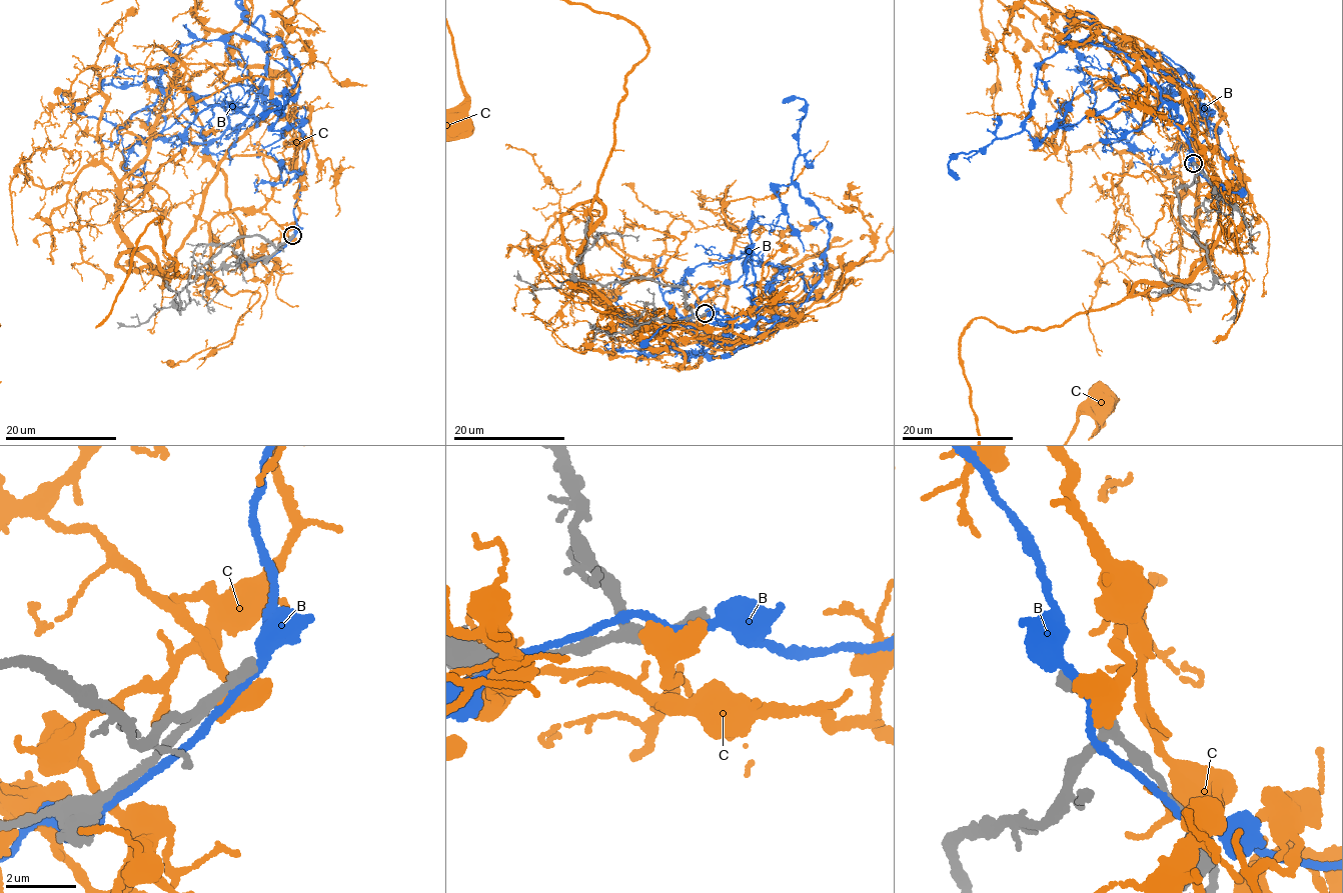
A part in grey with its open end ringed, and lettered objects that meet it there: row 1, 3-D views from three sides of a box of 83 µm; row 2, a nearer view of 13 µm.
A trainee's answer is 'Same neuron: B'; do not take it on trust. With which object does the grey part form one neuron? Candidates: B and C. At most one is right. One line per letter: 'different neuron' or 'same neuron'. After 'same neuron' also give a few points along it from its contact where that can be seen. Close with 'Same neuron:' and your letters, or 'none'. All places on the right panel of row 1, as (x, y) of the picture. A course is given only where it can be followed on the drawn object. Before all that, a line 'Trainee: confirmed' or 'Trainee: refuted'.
Trainee: refuted
B: different neuron
C: different neuron
Same neuron: none

